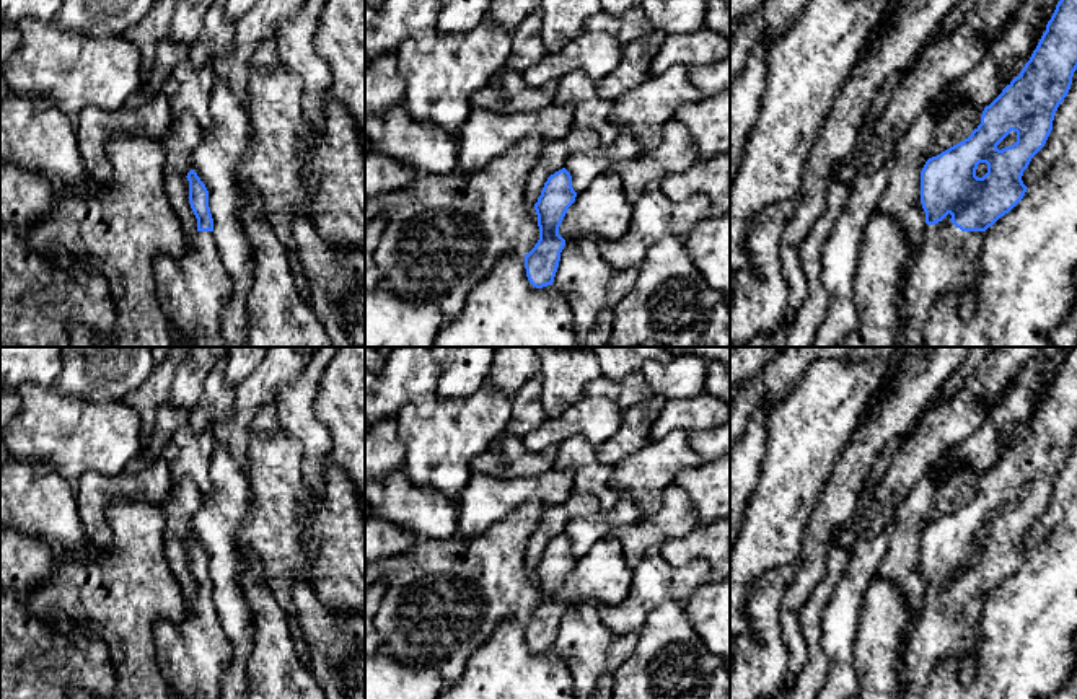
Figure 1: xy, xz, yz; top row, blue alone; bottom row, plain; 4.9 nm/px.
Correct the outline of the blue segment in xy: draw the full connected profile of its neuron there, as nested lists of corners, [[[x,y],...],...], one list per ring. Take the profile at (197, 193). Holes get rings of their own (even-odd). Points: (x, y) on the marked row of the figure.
[[[194,169],[186,178],[197,231],[182,257],[156,256],[156,297],[174,347],[225,347],[222,310],[233,293],[233,280],[217,249],[209,191]]]

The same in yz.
[[[1059,0],[1030,60],[984,108],[981,124],[968,138],[925,161],[921,171],[921,204],[927,225],[904,282],[908,318],[901,324],[899,347],[924,347],[924,326],[942,293],[955,293],[961,318],[971,318],[982,233],[1023,199],[1028,189],[1022,181],[1023,171],[1044,147],[1075,70],[1077,0]],[[1012,130],[1017,142],[999,150],[997,145]]]

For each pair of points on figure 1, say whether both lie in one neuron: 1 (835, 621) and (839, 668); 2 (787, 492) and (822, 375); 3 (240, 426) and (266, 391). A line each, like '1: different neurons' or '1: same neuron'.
1: same neuron
2: same neuron
3: same neuron

